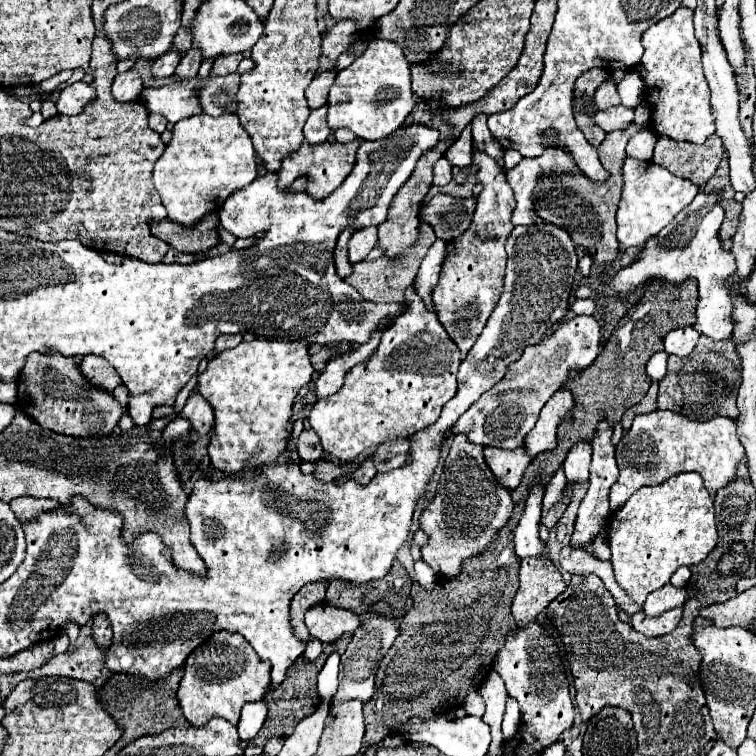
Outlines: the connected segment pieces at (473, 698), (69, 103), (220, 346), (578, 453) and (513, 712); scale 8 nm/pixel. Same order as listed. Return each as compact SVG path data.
M471 692L471 694L467 696L463 708L465 708L465 712L467 712L469 716L483 716L483 712L485 712L485 702L483 702L483 698L481 698L479 692Z
M87 82L67 84L67 86L63 86L61 98L57 100L57 110L59 110L59 114L75 116L75 114L81 114L85 110L85 106L91 104L95 98L97 98L97 92Z
M223 334L223 336L217 338L215 350L217 350L217 352L223 352L223 350L229 350L229 348L235 348L241 340L243 340L241 334Z
M579 442L567 454L563 464L569 482L585 482L589 480L589 464L591 464L591 442Z
M509 698L507 700L507 708L505 708L505 716L503 716L503 738L505 740L515 736L515 732L519 728L519 720L521 720L519 704L517 704L517 700Z

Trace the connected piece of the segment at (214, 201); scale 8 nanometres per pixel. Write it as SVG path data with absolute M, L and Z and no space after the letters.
M197 114L175 124L173 140L155 164L153 182L169 218L183 226L193 226L207 212L219 210L235 190L251 184L257 172L251 136L241 126L237 114Z

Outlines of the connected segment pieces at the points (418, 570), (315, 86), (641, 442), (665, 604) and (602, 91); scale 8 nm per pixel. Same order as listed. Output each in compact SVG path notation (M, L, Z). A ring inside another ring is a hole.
M423 560L415 562L415 580L419 580L419 584L423 584L423 588L431 588L435 586L435 572L431 572L431 566Z
M327 70L327 72L323 72L323 74L319 74L319 76L315 76L311 80L311 84L309 84L307 92L305 92L309 108L319 108L319 106L327 104L329 88L331 88L335 76L337 76L335 70Z
M655 410L635 416L631 430L627 430L617 444L615 456L619 478L611 486L611 510L621 508L639 488L663 484L663 480L681 472L699 472L709 494L715 494L735 476L737 464L745 458L745 452L737 438L735 420L731 418L717 416L709 422L693 422L669 410Z
M665 584L663 588L659 588L647 596L643 610L647 616L659 616L675 606L683 606L685 596L687 596L685 588L675 588L671 584Z
M603 82L595 92L595 106L599 110L605 110L605 108L617 106L617 104L621 104L619 94L617 94L617 86L611 82Z

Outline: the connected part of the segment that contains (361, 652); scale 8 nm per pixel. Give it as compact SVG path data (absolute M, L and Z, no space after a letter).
M387 618L375 620L373 626L359 626L355 630L353 640L349 642L345 654L341 656L339 688L333 696L333 700L353 700L353 698L357 698L361 702L367 702L369 696L375 694L375 676L377 676L377 670L379 670L379 662L389 652L391 644L399 636L399 632L401 632L399 622L395 620L395 624L391 624L391 620L387 622Z

